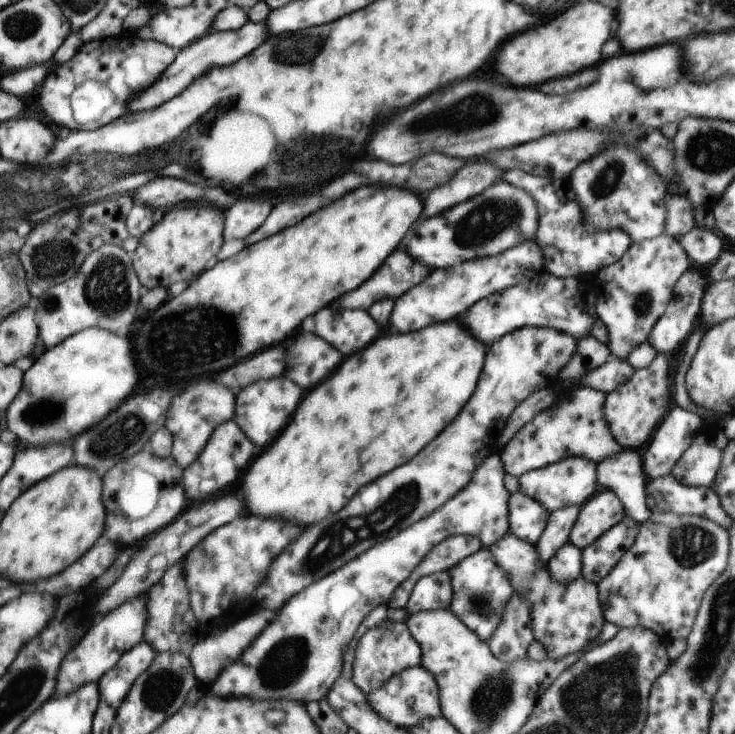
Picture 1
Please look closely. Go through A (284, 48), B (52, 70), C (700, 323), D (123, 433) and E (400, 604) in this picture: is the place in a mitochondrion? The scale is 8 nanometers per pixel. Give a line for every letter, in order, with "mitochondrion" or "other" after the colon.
A: mitochondrion
B: other
C: other
D: mitochondrion
E: other

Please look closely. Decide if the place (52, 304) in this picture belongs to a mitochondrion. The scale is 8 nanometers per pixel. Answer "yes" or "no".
yes

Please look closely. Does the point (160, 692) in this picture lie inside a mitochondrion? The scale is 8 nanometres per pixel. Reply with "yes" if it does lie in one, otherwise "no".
yes

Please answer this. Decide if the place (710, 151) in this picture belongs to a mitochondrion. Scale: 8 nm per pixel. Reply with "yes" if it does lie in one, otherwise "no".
yes

